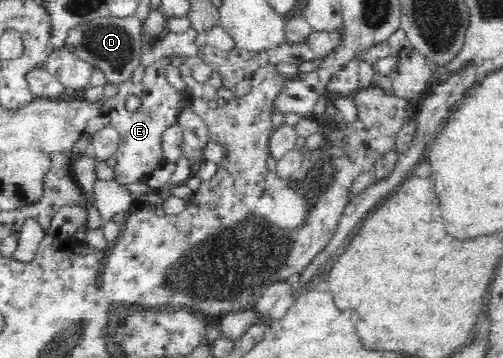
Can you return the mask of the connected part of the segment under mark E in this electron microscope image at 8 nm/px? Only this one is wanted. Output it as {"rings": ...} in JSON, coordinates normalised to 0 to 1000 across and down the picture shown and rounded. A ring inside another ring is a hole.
{"rings":[[[306,176],[298,187],[278,182],[264,207],[264,218],[243,232],[235,243],[235,254],[227,271],[211,277],[203,293],[203,316],[219,330],[219,349],[227,352],[237,372],[237,397],[233,419],[227,425],[231,439],[231,466],[225,469],[225,489],[219,500],[229,500],[235,511],[258,517],[270,506],[288,506],[300,486],[300,478],[318,469],[330,450],[320,413],[320,377],[336,352],[350,344],[356,304],[374,293],[374,268],[368,254],[358,254],[340,240],[330,223],[328,193],[316,176]],[[270,265],[278,277],[278,293],[270,310],[254,310],[250,304],[250,271]]]}

